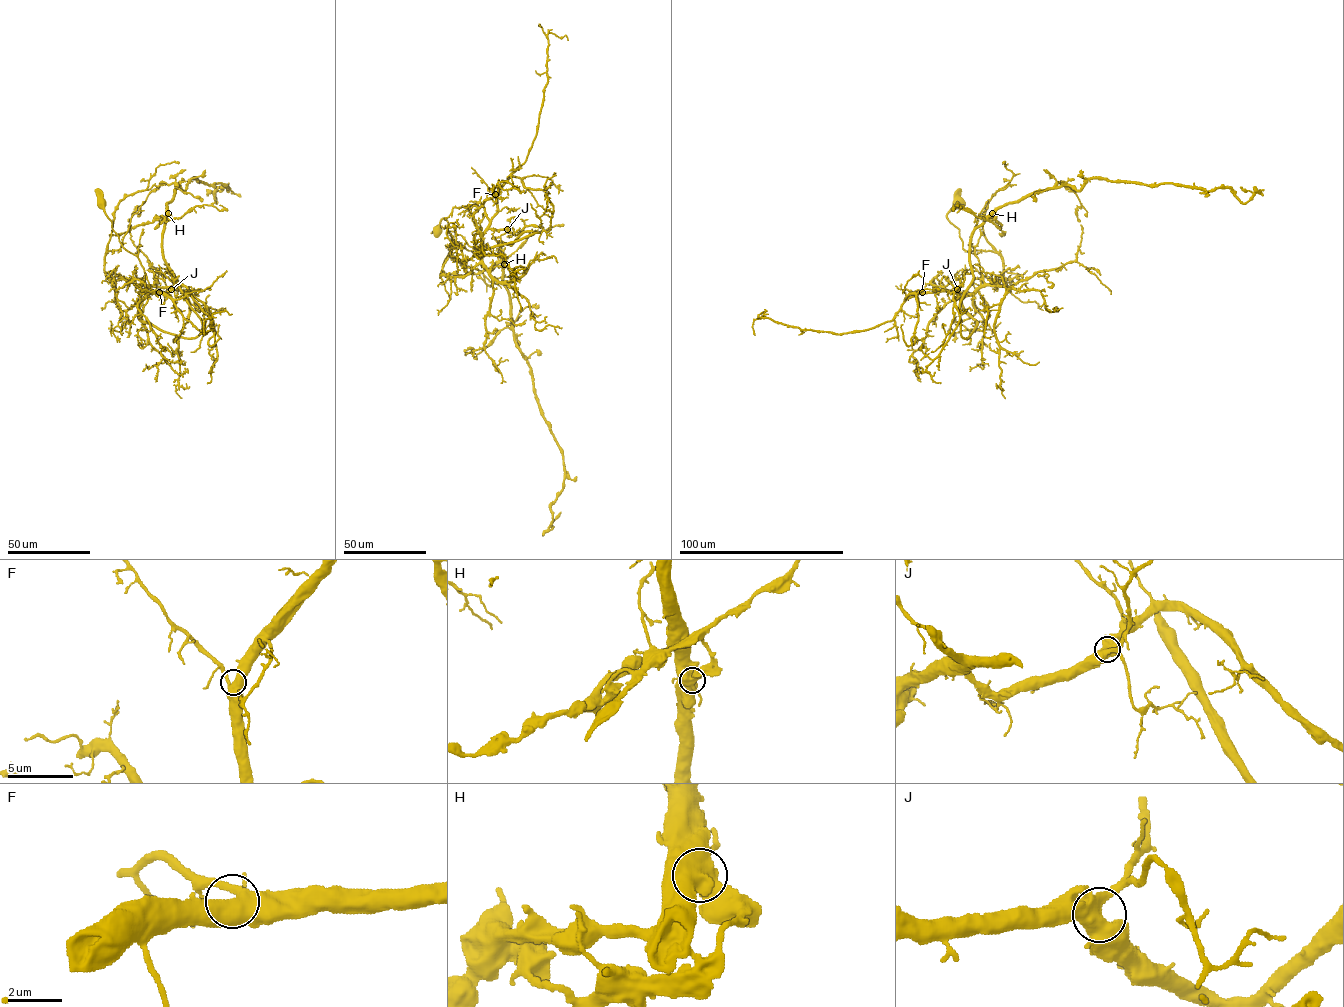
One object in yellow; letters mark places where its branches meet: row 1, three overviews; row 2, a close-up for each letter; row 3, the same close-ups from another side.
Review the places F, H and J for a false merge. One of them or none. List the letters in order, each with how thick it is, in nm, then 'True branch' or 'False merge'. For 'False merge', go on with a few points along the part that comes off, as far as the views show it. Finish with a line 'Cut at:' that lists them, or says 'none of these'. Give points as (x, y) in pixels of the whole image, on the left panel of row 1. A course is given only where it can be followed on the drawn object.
F: Thickness 500 nm. True branch
H: Thickness 600 nm. False merge. Course of the part to remove: (168, 214), (170, 219), (174, 219), (196, 206), (212, 205), (222, 210), (224, 207), (219, 205)
J: Thickness 550 nm. True branch
Cut at: H

